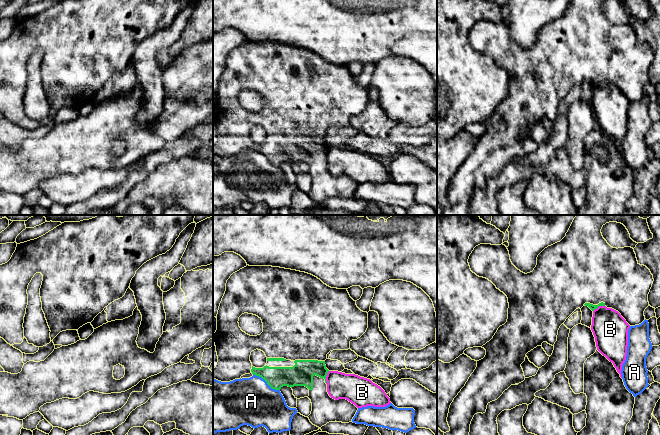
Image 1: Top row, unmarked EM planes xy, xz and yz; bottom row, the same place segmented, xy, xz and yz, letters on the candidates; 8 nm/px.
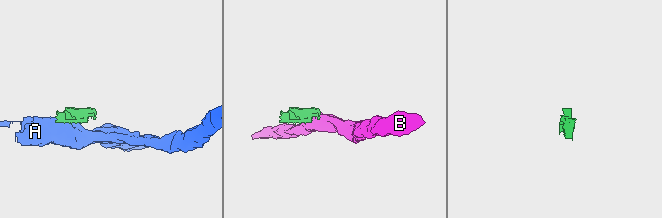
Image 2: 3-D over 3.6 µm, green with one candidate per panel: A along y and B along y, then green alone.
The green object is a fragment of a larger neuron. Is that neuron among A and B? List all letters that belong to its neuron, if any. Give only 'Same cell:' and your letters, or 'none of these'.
Same cell: none of these

